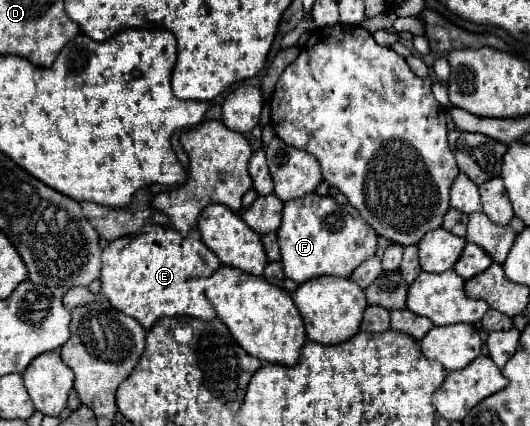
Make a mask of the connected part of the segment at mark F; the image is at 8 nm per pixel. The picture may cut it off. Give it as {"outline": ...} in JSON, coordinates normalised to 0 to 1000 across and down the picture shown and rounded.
{"outline":[[[594,451],[538,474],[523,554],[538,648],[560,667],[602,648],[662,648],[685,610],[708,601],[715,559],[662,479],[640,479],[625,460],[602,460]]]}

